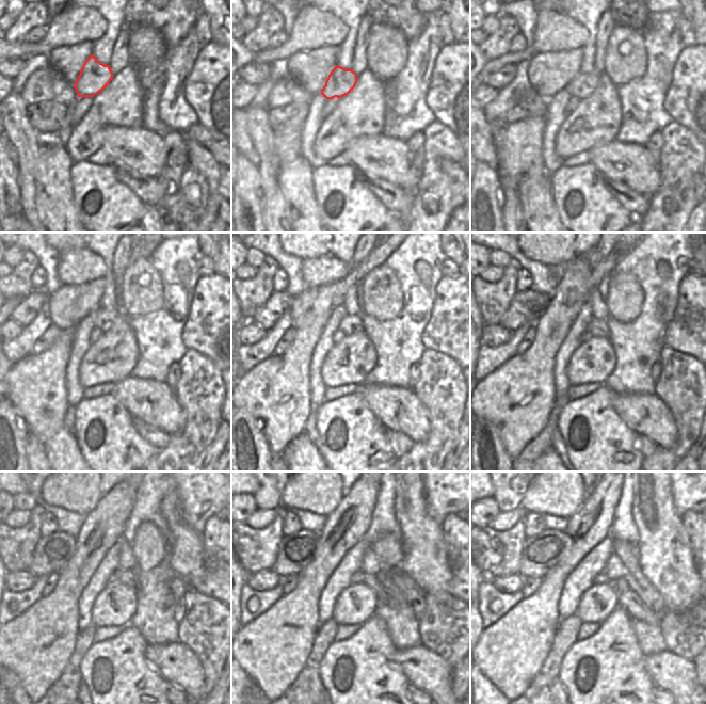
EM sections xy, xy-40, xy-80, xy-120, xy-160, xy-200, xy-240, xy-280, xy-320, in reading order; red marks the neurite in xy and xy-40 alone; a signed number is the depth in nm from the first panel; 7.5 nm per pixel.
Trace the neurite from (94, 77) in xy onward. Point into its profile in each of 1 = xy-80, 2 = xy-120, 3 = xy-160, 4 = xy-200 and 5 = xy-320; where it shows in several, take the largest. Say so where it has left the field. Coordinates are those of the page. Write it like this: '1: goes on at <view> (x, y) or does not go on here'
1: goes on at xy-80 (582, 85)
2: goes on at xy-120 (106, 320)
3: goes on at xy-160 (351, 324)
4: goes on at xy-200 (596, 328)
5: goes on at xy-320 (628, 598)

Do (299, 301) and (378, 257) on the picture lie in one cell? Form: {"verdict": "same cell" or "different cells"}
{"verdict": "same cell"}

